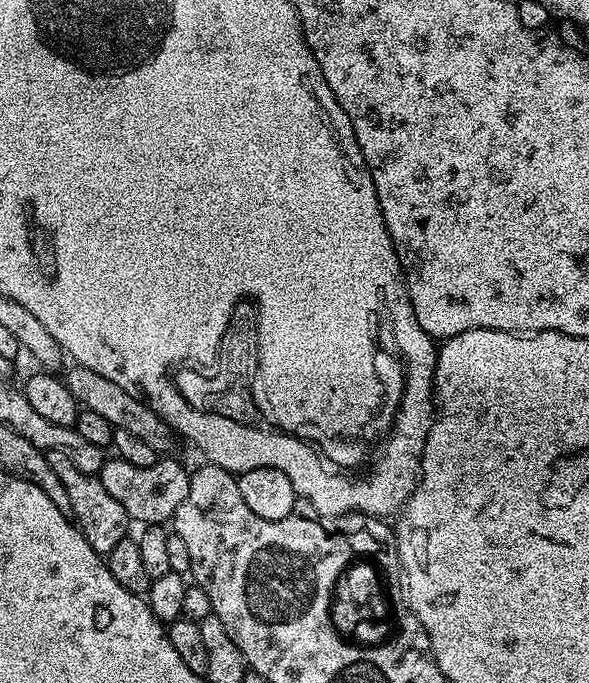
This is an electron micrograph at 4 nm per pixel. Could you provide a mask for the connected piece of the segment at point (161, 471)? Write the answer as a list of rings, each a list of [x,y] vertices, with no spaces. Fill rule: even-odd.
[[[108,458],[98,474],[102,486],[106,486],[117,502],[122,502],[129,517],[133,521],[141,520],[144,526],[160,526],[171,521],[178,506],[186,502],[186,490],[190,490],[189,469],[184,469],[176,460],[164,459],[168,458],[157,459],[154,466],[130,466],[125,460]]]

